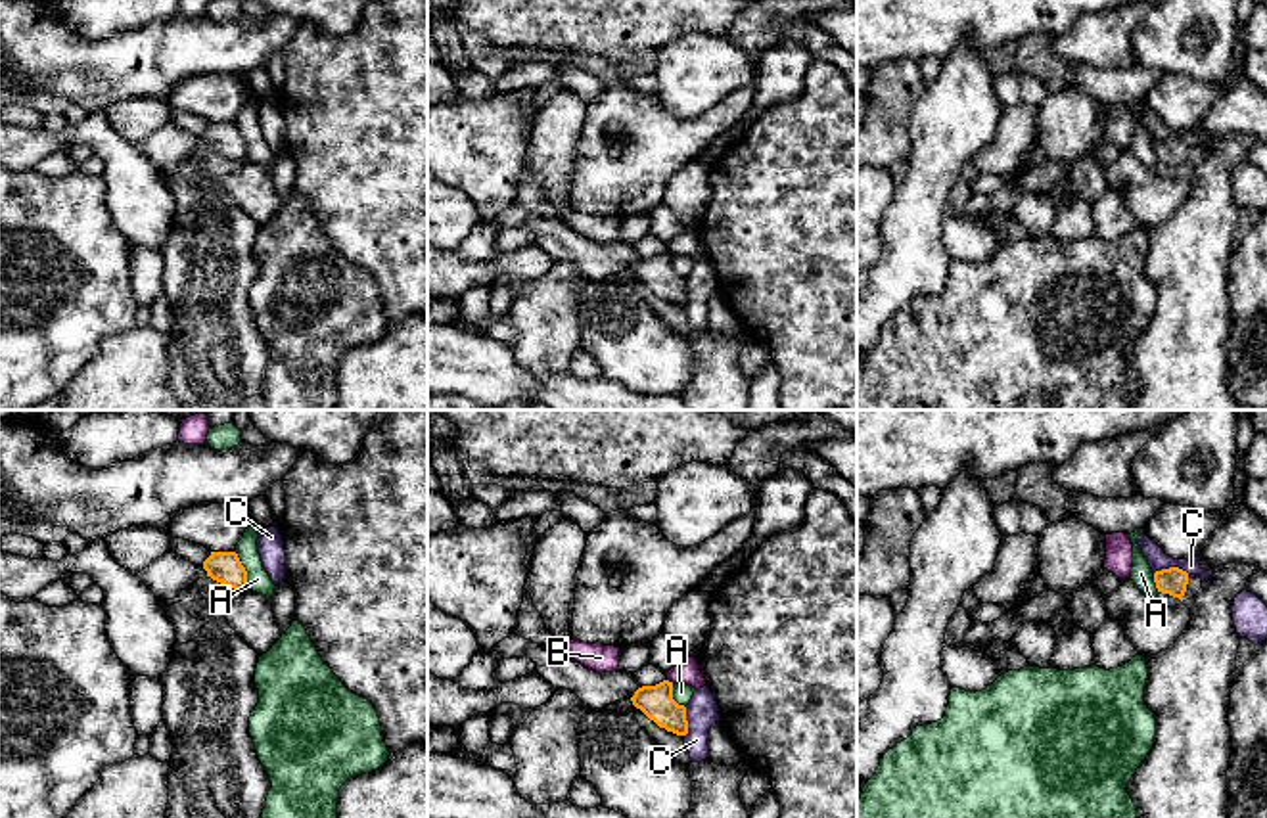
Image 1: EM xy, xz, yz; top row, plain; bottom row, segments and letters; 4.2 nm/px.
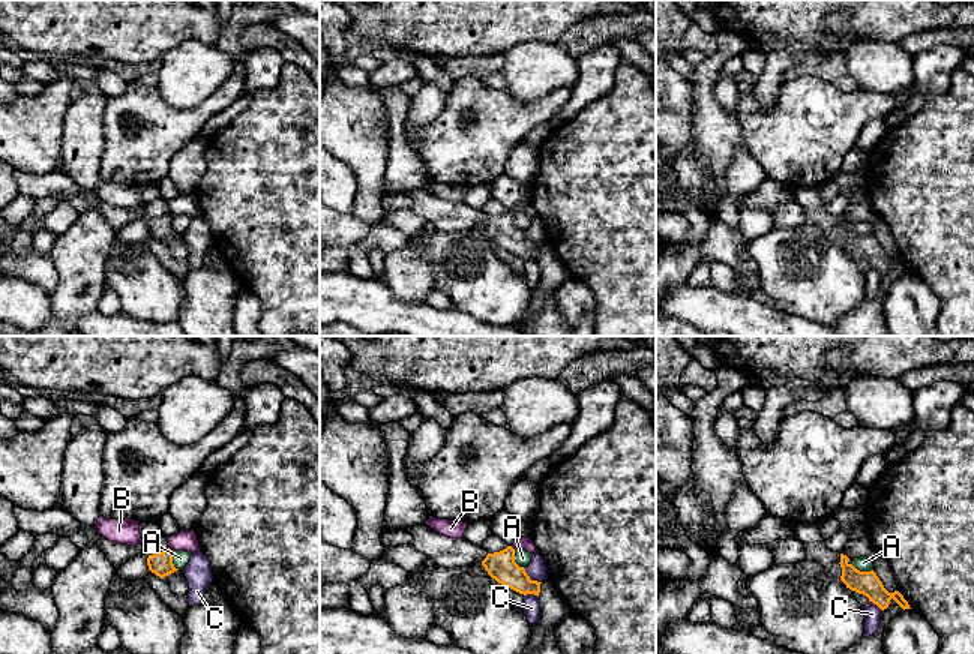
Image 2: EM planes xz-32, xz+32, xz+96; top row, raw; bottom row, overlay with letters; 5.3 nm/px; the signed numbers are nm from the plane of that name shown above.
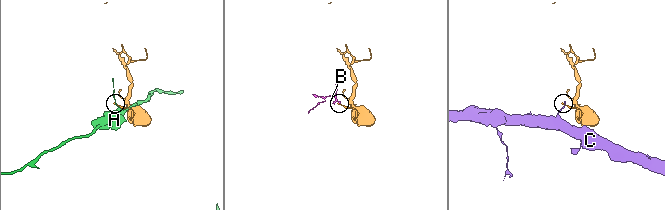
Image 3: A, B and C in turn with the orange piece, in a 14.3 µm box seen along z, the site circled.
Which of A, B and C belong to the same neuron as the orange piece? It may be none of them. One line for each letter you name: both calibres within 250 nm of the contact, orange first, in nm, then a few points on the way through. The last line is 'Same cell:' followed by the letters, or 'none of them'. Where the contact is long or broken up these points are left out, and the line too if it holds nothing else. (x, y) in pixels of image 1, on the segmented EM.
Same cell: none of them

